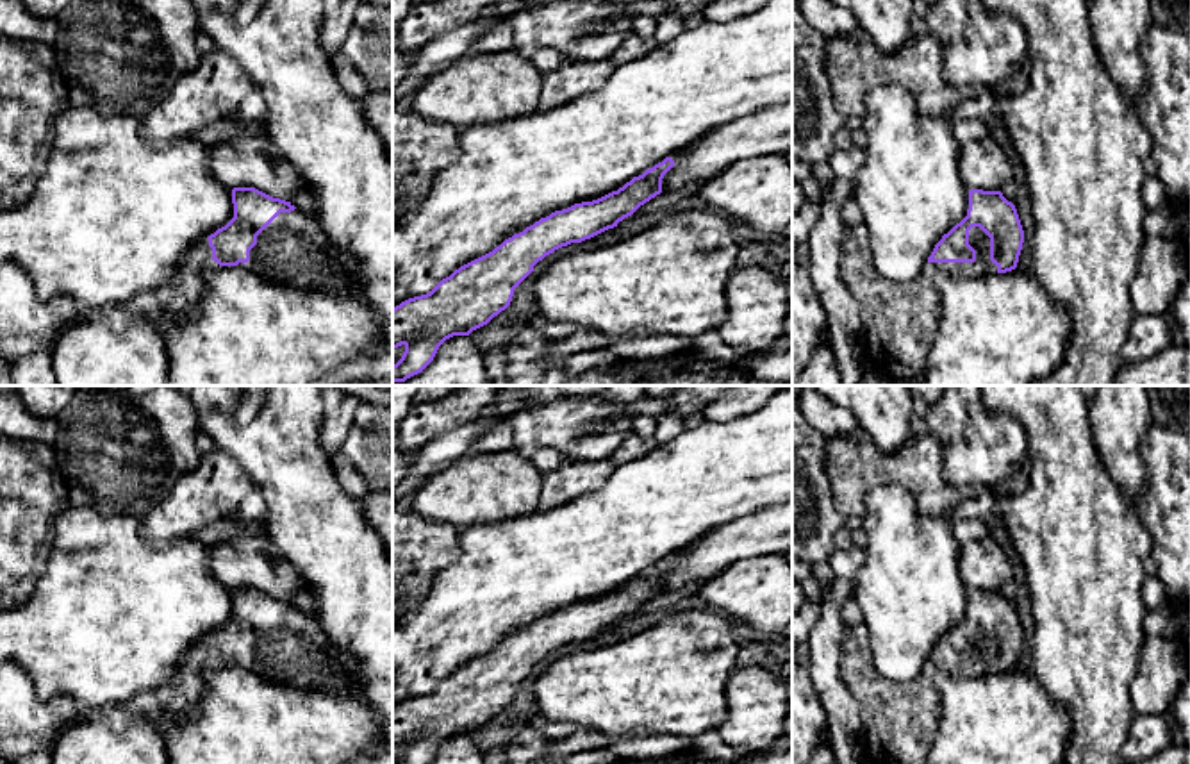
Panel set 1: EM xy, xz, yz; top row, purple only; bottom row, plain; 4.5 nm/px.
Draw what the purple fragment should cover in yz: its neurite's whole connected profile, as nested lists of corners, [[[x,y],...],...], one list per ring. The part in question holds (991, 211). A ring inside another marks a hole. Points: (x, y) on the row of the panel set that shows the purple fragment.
[[[971,189],[967,216],[935,245],[921,277],[903,284],[887,280],[876,271],[865,228],[862,225],[846,227],[839,275],[858,302],[867,362],[894,378],[921,384],[926,373],[928,350],[940,320],[935,277],[958,278],[1012,271],[1017,268],[1022,243],[1024,230],[1015,205],[1001,191]]]

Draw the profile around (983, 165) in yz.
[[[990,136],[960,145],[960,173],[969,189],[999,191],[1012,179],[1004,150]]]

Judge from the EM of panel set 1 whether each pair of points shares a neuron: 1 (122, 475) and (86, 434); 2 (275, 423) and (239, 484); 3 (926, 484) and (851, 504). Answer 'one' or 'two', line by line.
1: one
2: two
3: one

